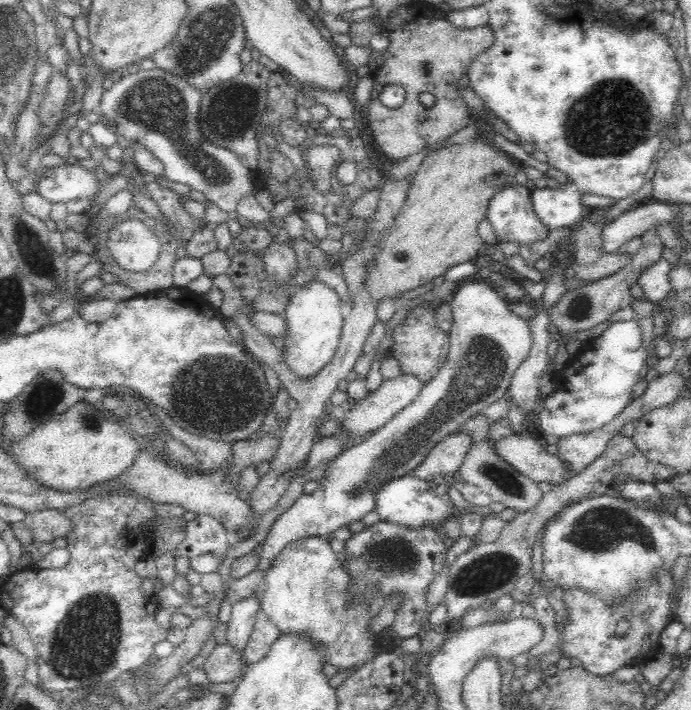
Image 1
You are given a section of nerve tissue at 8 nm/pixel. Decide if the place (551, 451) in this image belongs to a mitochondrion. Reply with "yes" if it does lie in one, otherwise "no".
no

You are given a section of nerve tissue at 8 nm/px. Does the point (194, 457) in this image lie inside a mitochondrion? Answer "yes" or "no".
yes

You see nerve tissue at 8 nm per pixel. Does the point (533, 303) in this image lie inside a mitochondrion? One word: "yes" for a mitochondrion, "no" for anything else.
no

